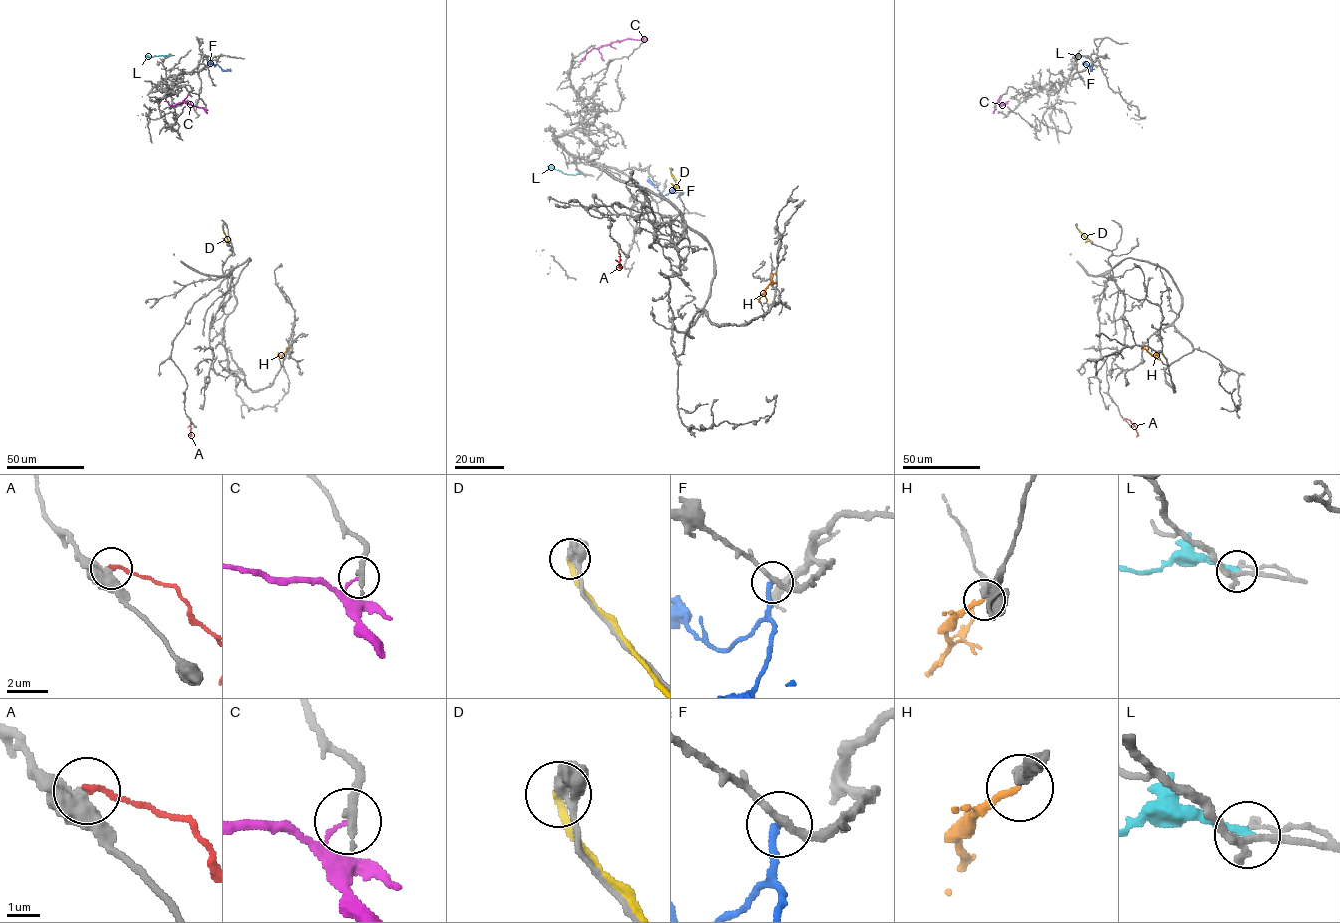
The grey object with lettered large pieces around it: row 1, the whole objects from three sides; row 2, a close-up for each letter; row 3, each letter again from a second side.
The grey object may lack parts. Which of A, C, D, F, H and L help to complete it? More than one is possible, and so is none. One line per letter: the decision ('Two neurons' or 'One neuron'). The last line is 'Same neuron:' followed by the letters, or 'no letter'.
A: Two neurons
C: Two neurons
D: Two neurons
F: Two neurons
H: Two neurons
L: Two neurons
Same neuron: no letter

